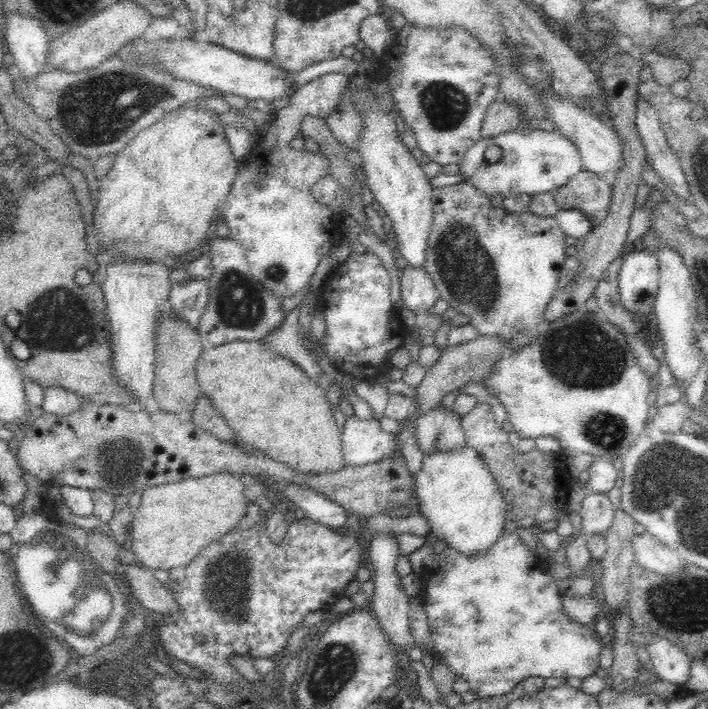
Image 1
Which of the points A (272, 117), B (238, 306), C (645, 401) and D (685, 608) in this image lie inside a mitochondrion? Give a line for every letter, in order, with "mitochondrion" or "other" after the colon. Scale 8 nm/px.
A: other
B: mitochondrion
C: other
D: mitochondrion

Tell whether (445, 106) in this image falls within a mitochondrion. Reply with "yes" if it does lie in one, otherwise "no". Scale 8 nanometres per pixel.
yes

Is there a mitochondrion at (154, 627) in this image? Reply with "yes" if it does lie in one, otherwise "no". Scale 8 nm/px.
no

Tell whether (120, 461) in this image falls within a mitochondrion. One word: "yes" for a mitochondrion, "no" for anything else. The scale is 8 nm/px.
yes

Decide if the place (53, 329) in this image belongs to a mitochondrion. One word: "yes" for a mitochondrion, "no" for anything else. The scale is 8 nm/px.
yes

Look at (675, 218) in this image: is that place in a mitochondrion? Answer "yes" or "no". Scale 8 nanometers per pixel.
no

